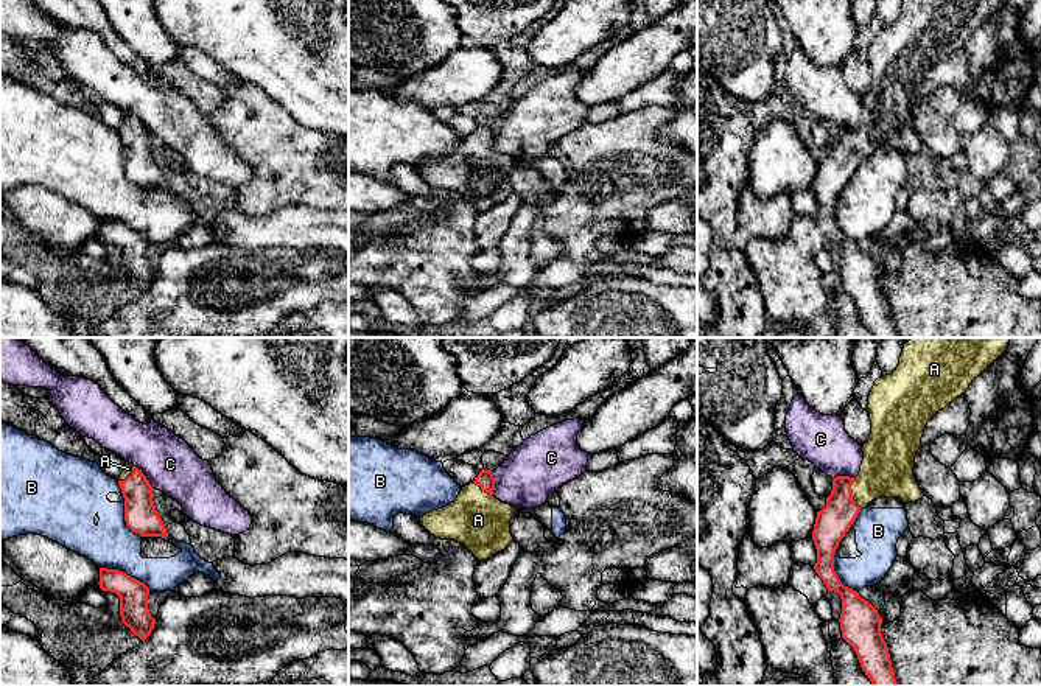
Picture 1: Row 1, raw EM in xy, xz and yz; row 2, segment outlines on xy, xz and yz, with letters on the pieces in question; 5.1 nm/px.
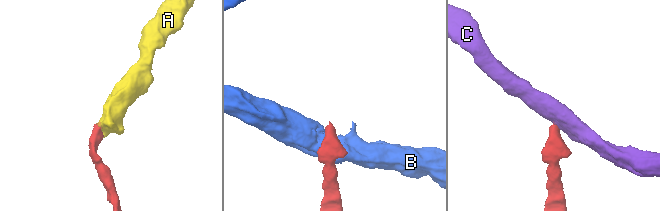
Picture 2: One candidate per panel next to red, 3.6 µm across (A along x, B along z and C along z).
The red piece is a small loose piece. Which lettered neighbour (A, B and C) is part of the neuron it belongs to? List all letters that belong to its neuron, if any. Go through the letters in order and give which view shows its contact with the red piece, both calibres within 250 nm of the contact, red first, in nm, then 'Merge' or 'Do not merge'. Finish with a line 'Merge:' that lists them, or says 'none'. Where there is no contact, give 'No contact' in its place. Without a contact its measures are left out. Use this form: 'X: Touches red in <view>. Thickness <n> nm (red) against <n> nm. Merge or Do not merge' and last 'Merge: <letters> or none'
A: Touches red in yz. Thickness 180 nm (red) against 280 nm. Merge
B: Touches red in xy. Thickness 150 nm (red) against 240 nm. Do not merge
C: Touches red in xy. Thickness 170 nm (red) against 280 nm. Do not merge
Merge: A

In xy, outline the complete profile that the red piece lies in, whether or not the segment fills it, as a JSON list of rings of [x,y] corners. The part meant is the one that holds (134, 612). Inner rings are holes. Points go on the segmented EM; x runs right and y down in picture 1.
[[[100,568],[98,585],[103,591],[115,593],[120,597],[121,622],[145,641],[156,624],[148,608],[149,588],[123,571],[107,568]]]

